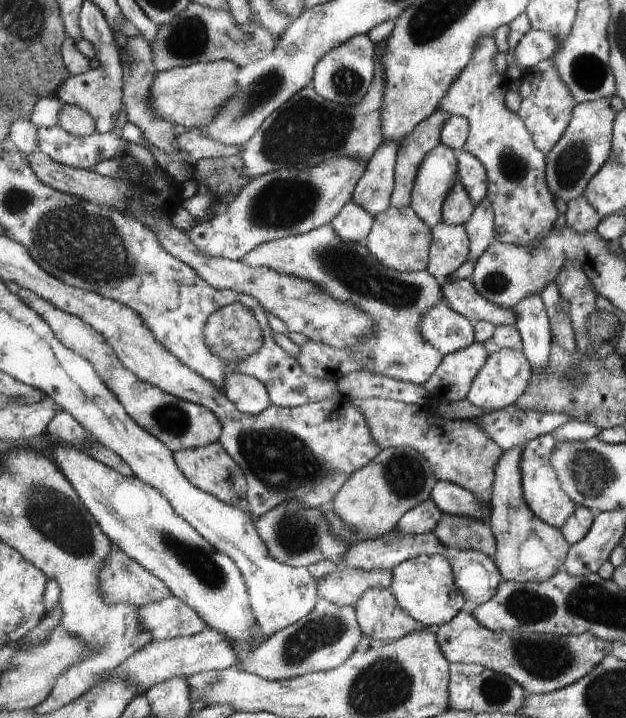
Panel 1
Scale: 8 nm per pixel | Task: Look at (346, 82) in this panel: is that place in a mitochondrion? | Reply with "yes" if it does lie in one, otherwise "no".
yes

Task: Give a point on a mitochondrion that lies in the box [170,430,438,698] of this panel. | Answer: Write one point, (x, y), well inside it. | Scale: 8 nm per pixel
(322, 632)

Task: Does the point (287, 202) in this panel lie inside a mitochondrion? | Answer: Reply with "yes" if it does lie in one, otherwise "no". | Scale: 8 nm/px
yes

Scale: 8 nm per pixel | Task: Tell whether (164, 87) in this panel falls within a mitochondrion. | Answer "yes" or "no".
no

